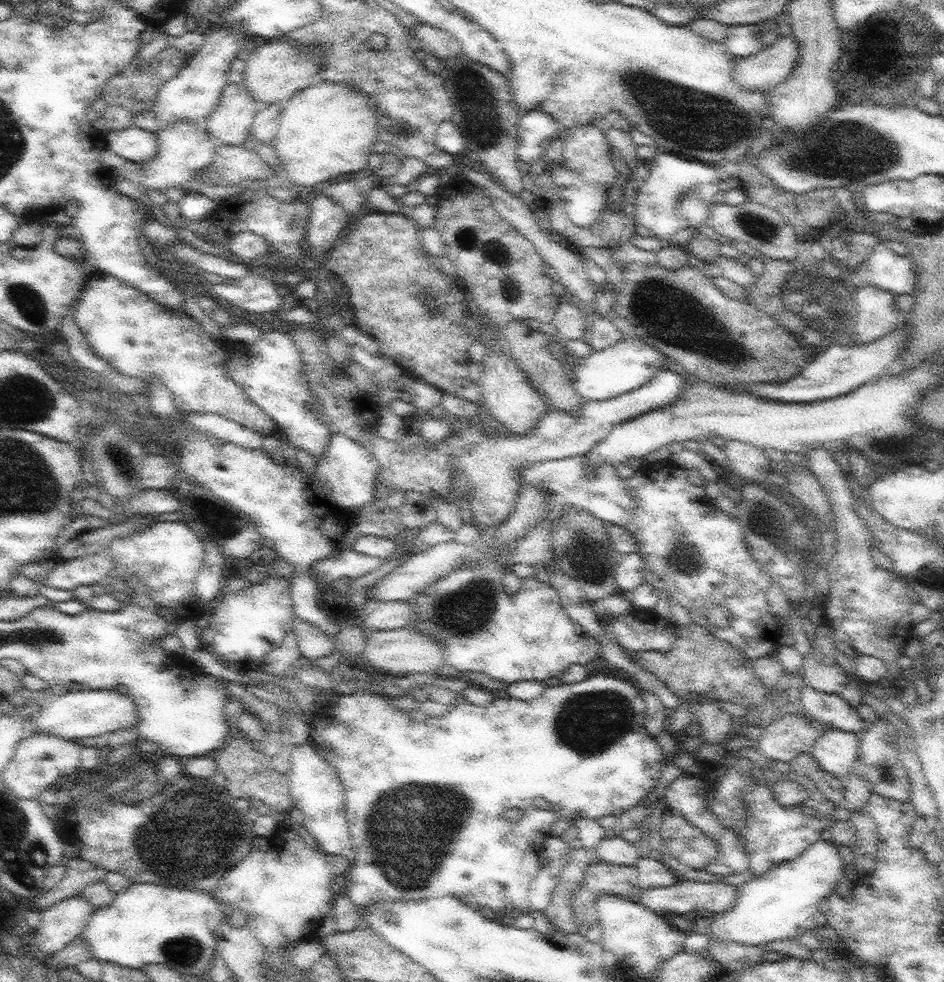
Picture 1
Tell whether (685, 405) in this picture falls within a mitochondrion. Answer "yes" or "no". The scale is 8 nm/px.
no

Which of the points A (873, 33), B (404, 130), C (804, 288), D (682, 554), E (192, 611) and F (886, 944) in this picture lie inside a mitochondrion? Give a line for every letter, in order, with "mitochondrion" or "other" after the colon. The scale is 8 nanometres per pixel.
A: other
B: mitochondrion
C: mitochondrion
D: mitochondrion
E: other
F: other

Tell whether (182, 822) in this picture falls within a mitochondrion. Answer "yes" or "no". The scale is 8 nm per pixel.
yes

